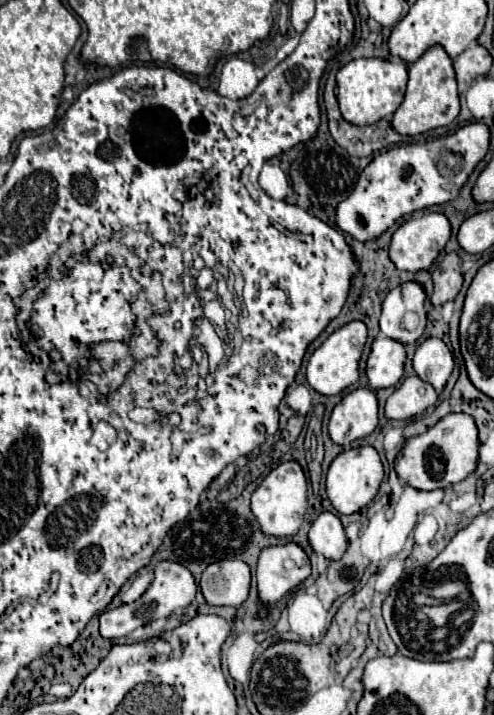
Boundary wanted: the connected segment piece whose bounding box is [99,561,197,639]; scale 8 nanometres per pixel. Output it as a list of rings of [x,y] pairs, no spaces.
[[[161,561],[155,567],[155,579],[151,581],[149,589],[141,595],[141,599],[137,599],[133,603],[127,603],[127,605],[119,605],[117,609],[101,613],[101,617],[99,617],[99,631],[107,639],[125,637],[139,625],[151,623],[151,621],[155,621],[159,617],[167,617],[173,611],[187,607],[195,599],[195,593],[197,593],[197,583],[195,583],[193,573],[187,567],[183,567],[181,563],[175,563],[175,561]]]

